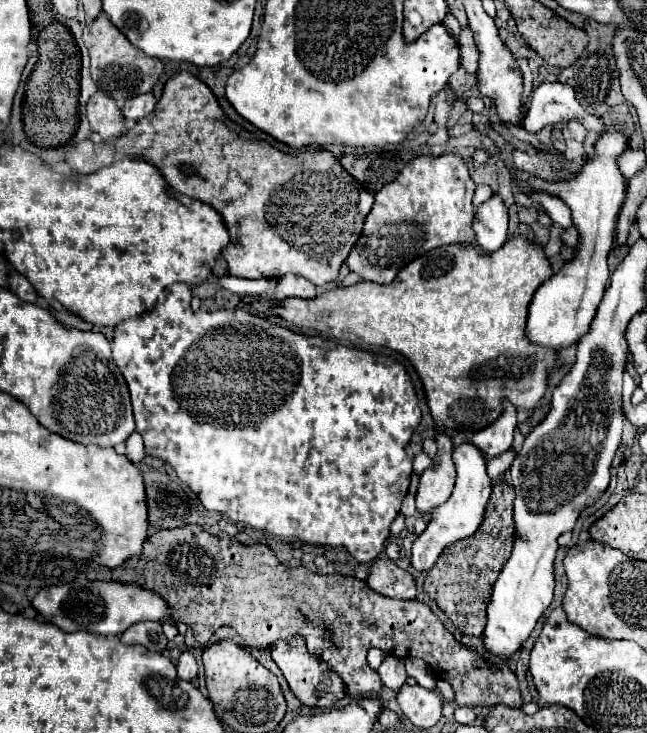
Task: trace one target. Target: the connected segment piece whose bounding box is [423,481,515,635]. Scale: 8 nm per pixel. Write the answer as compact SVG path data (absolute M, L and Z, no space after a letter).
M503 481L493 485L489 507L477 533L445 547L437 563L427 573L423 585L425 593L439 605L439 609L453 621L453 625L461 633L481 635L485 629L489 595L493 591L497 575L501 573L501 567L509 559L509 551L513 545L513 499L515 489L511 485Z

